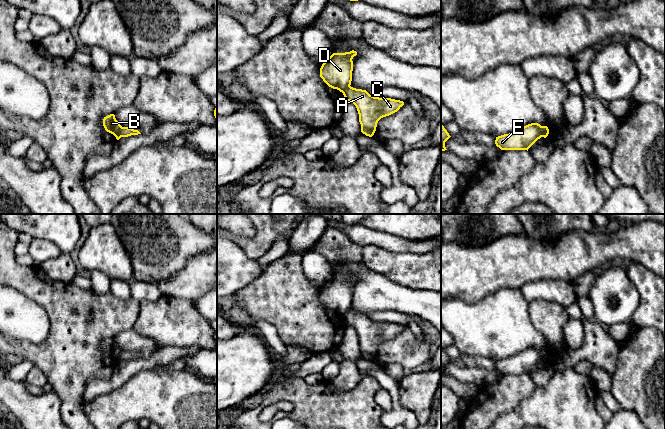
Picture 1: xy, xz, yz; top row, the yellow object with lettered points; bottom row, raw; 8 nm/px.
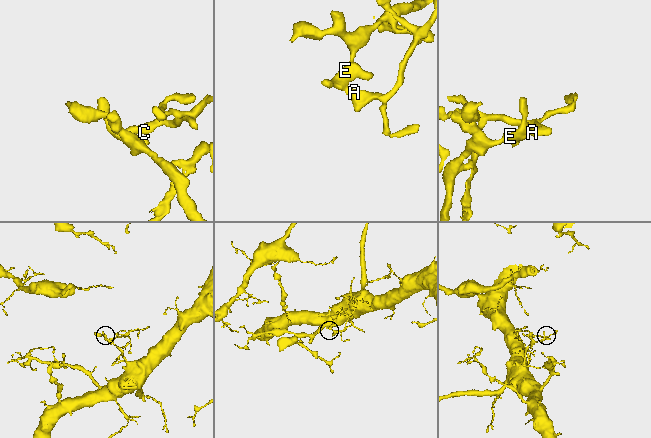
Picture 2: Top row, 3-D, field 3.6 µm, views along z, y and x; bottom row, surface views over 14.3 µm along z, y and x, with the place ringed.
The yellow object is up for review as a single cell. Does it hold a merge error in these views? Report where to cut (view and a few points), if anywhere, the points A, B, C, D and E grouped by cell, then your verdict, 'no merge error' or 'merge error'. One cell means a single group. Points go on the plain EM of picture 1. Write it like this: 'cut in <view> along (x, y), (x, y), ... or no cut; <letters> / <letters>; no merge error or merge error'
cut in yz along (542, 350), (540, 360); A C / B D E; merge error

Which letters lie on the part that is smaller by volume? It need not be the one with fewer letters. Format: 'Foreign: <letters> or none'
Foreign: A, C

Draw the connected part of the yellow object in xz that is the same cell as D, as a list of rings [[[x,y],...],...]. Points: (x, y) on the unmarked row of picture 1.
[[[357,276],[333,277],[321,290],[320,301],[331,312],[343,316],[350,311],[353,295],[353,281]]]

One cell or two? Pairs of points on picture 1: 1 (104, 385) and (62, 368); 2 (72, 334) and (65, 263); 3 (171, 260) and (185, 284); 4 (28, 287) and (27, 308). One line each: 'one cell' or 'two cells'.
1: two cells
2: two cells
3: two cells
4: two cells

